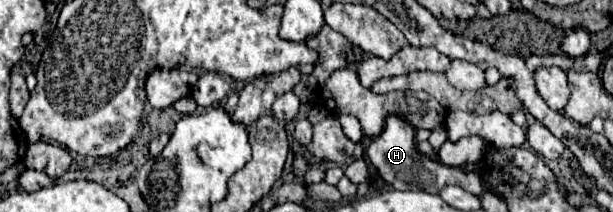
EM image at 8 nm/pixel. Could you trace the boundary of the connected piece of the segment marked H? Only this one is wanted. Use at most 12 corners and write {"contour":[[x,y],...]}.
{"contour":[[389,115],[367,147],[381,179],[399,191],[457,185],[483,195],[477,173],[417,149],[409,121]]}

